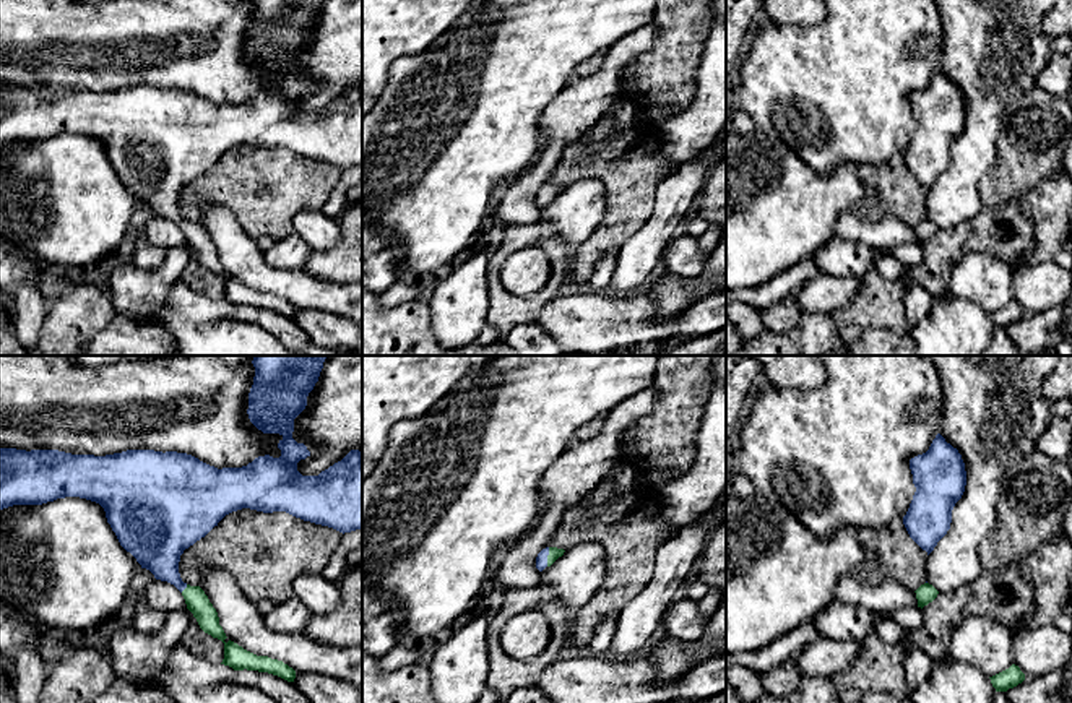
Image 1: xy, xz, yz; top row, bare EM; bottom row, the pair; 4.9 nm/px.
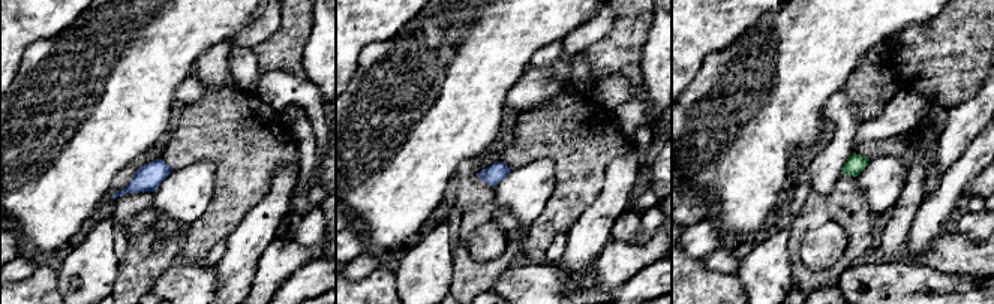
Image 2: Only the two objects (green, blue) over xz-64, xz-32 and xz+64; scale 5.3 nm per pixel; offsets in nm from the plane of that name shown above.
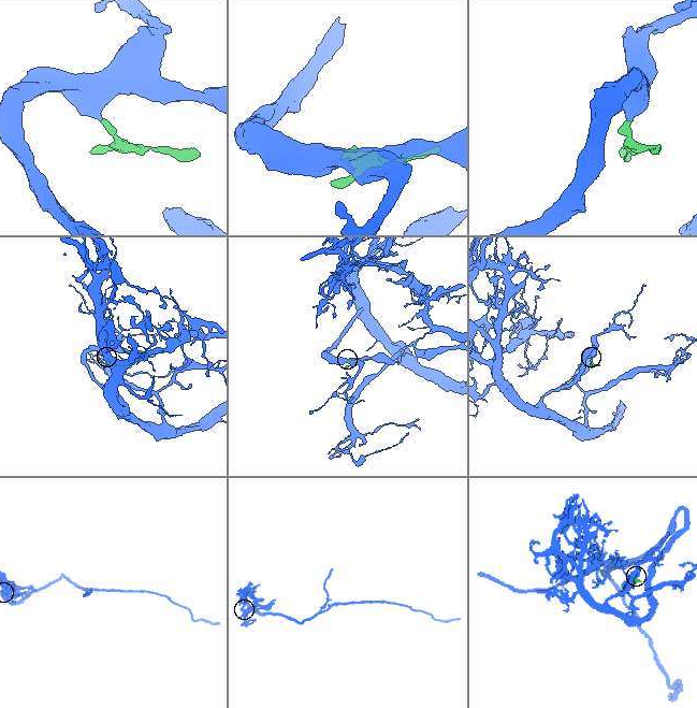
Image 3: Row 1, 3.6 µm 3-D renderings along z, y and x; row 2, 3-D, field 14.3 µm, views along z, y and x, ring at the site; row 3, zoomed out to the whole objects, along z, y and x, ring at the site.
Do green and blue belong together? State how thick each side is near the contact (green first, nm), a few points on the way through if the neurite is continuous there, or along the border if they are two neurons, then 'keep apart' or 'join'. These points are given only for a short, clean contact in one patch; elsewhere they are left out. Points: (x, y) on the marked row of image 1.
60 nm thick on the green side, 60 nm on the other; runs through xz (554, 552), (548, 557), (541, 560); join

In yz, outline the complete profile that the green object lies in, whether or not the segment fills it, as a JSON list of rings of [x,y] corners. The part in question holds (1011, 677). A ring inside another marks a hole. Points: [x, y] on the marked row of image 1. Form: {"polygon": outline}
{"polygon": [[[1012,664],[1009,669],[989,677],[996,692],[1007,692],[1025,680],[1025,674],[1018,666]]]}

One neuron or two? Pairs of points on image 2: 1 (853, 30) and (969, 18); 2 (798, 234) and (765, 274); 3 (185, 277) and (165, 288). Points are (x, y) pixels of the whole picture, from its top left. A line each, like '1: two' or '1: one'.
1: two
2: two
3: one

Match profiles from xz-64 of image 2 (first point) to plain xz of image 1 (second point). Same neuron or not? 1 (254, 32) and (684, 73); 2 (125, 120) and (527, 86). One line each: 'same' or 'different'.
1: different
2: same

